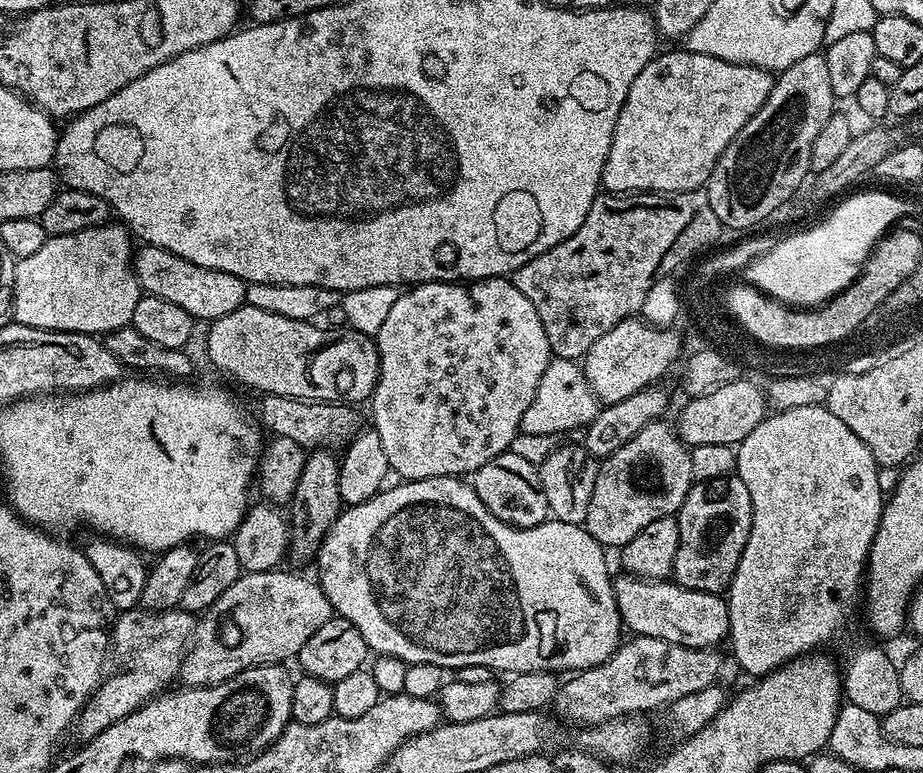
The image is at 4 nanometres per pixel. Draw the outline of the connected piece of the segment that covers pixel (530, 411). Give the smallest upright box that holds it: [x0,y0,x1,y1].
[520,359,598,436]

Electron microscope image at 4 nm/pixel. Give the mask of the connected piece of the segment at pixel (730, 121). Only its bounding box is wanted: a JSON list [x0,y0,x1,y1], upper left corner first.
[603,50,774,194]

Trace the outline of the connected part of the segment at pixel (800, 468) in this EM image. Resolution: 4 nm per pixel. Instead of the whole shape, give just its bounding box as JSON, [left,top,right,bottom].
[726,404,886,678]

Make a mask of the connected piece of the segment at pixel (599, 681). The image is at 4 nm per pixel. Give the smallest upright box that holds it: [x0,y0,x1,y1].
[554,635,720,726]

